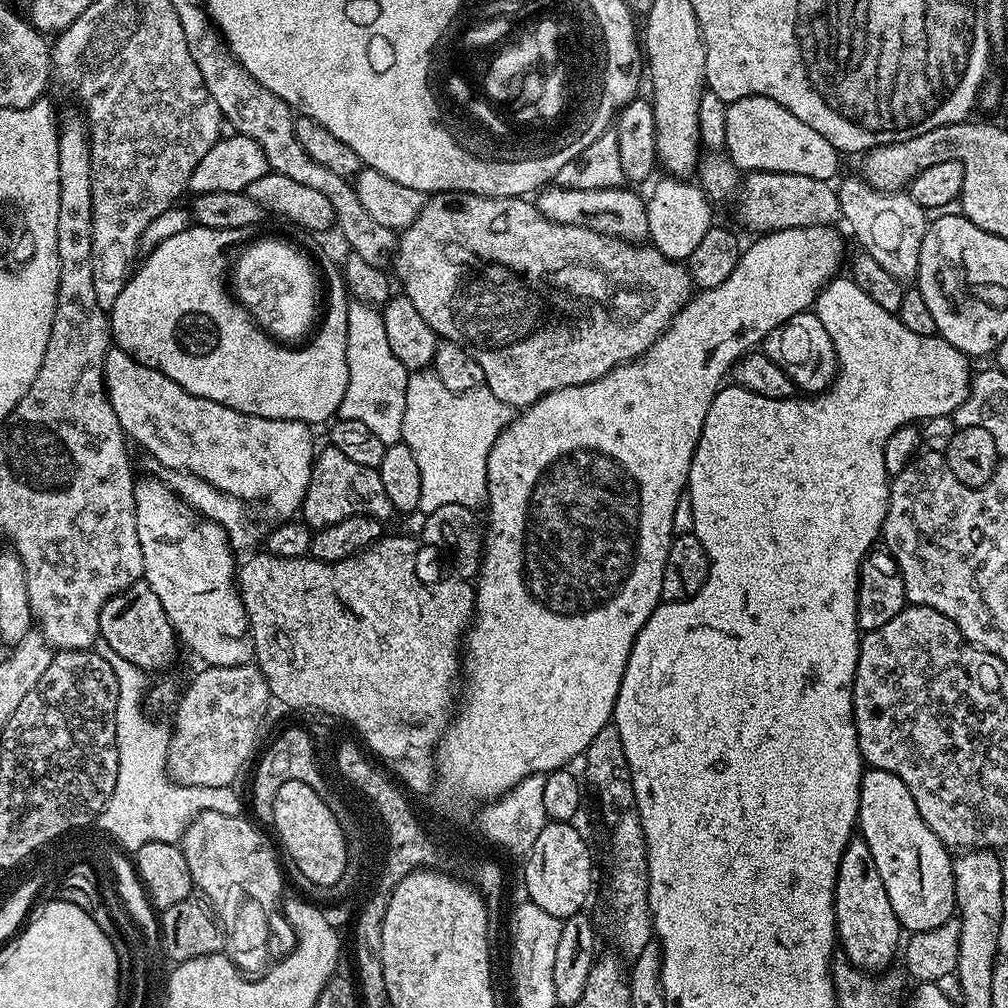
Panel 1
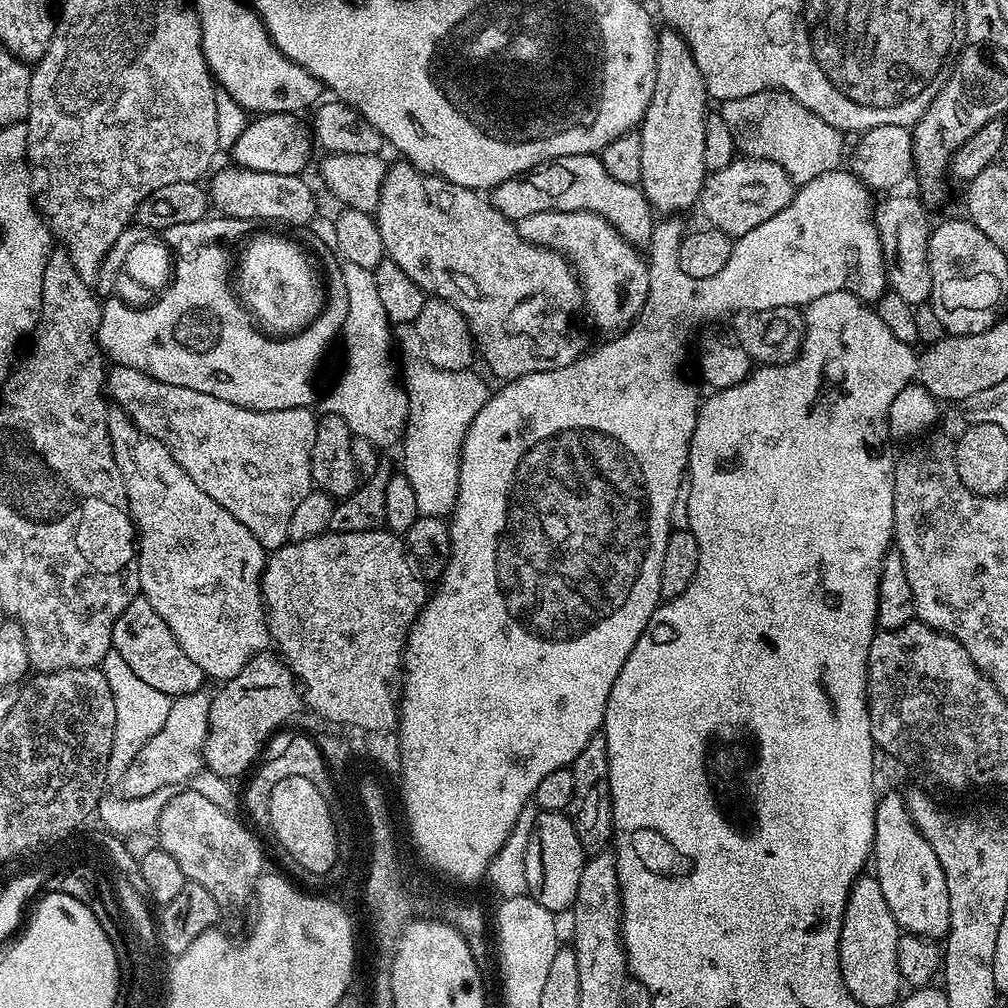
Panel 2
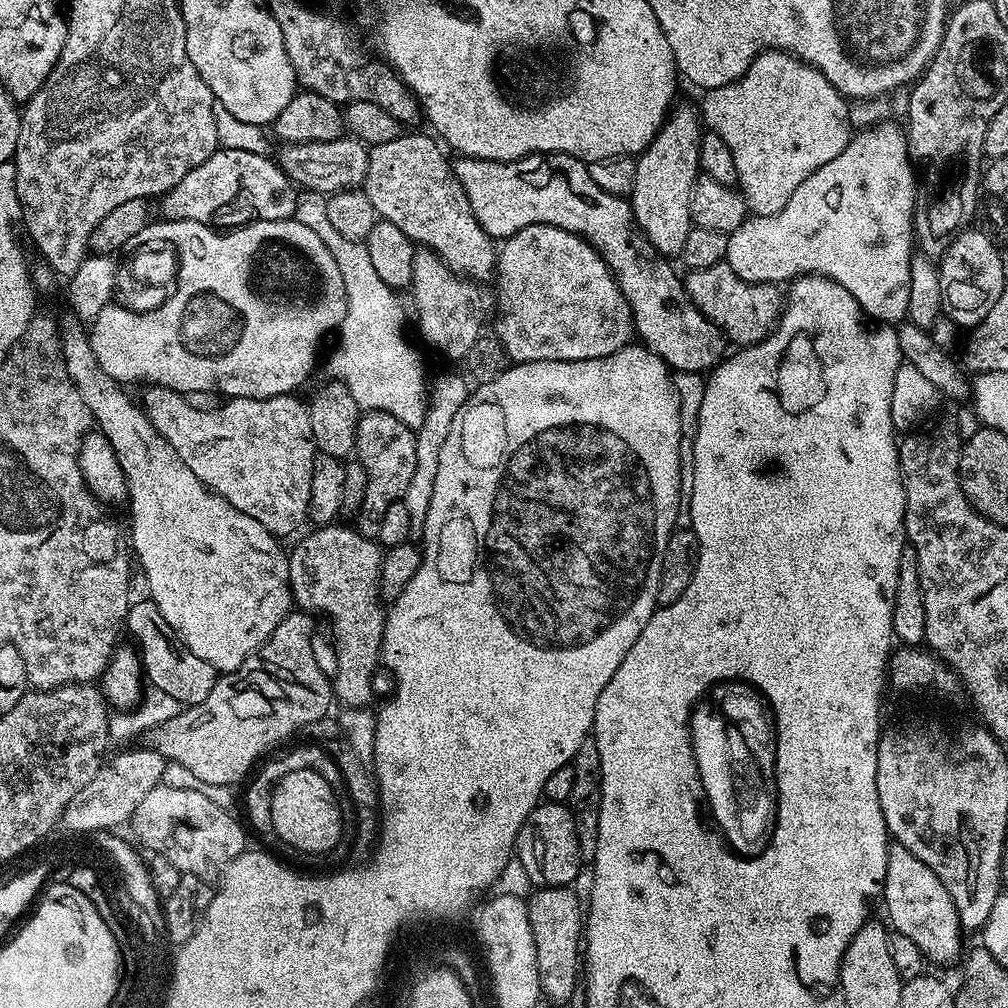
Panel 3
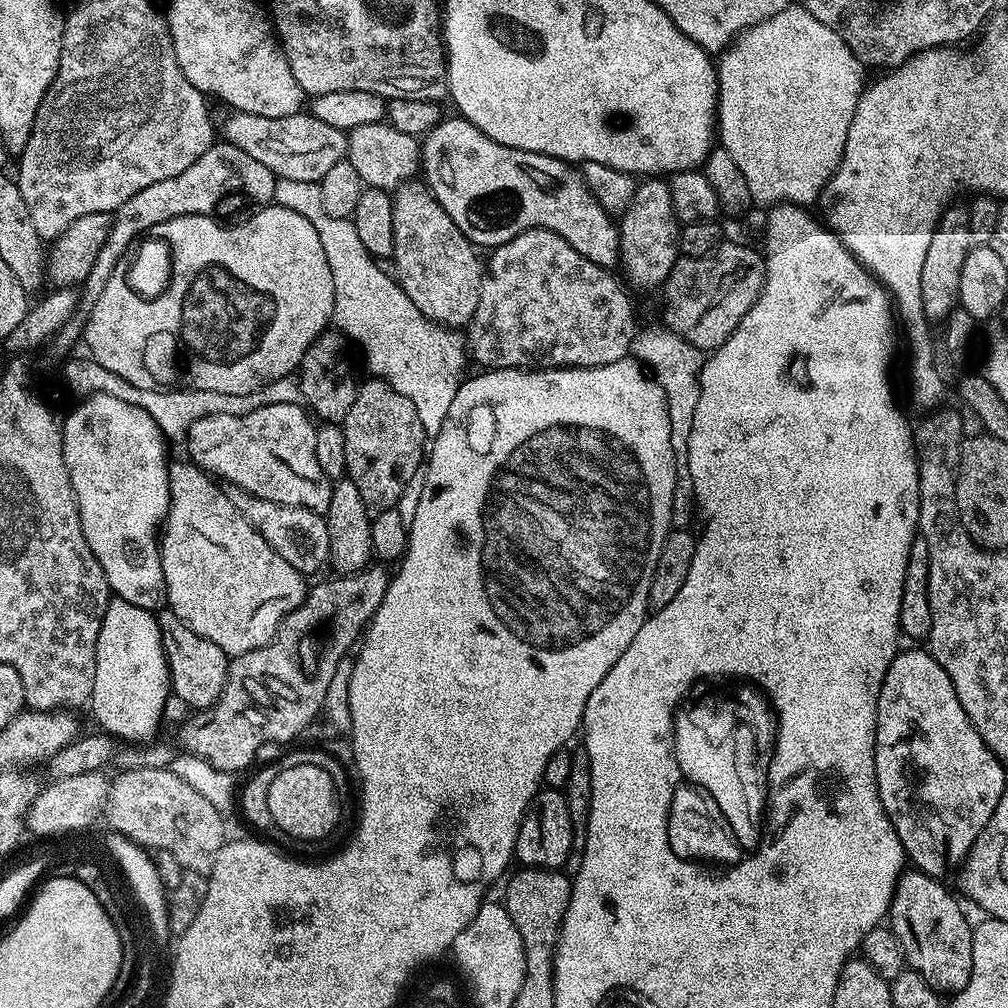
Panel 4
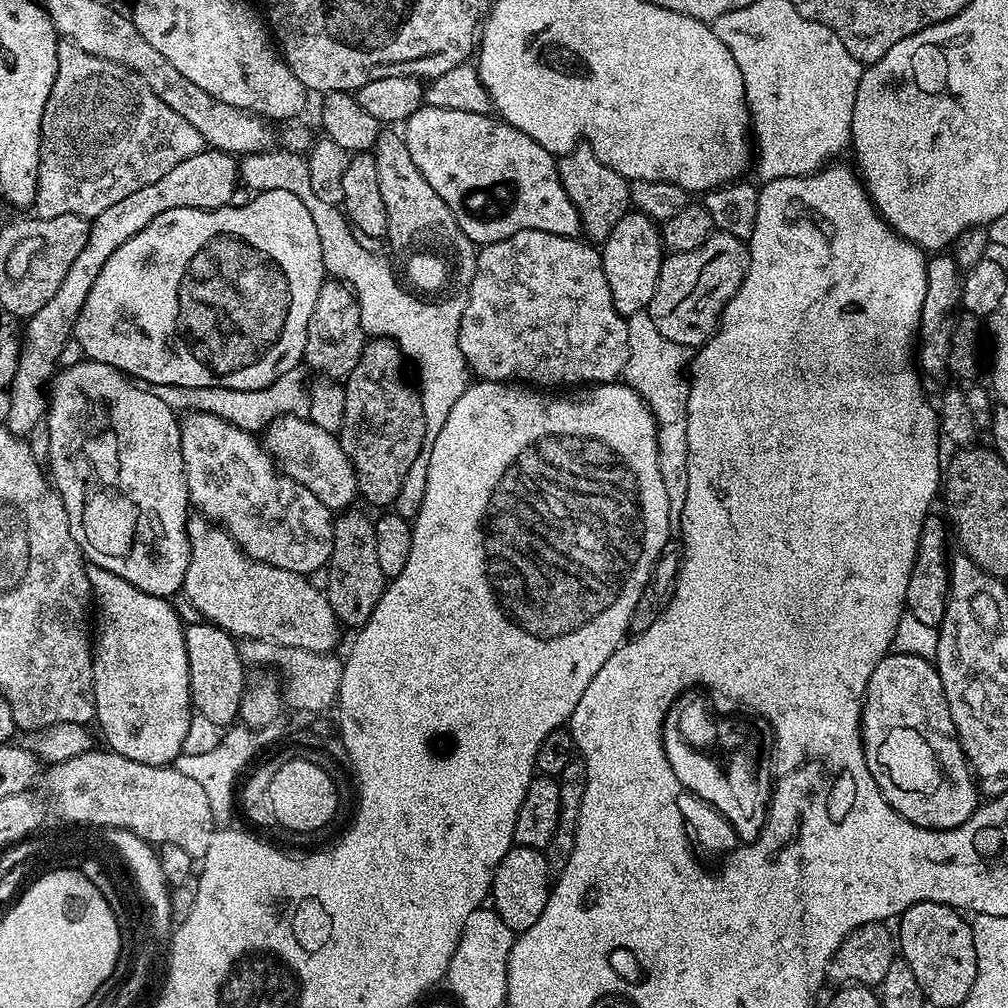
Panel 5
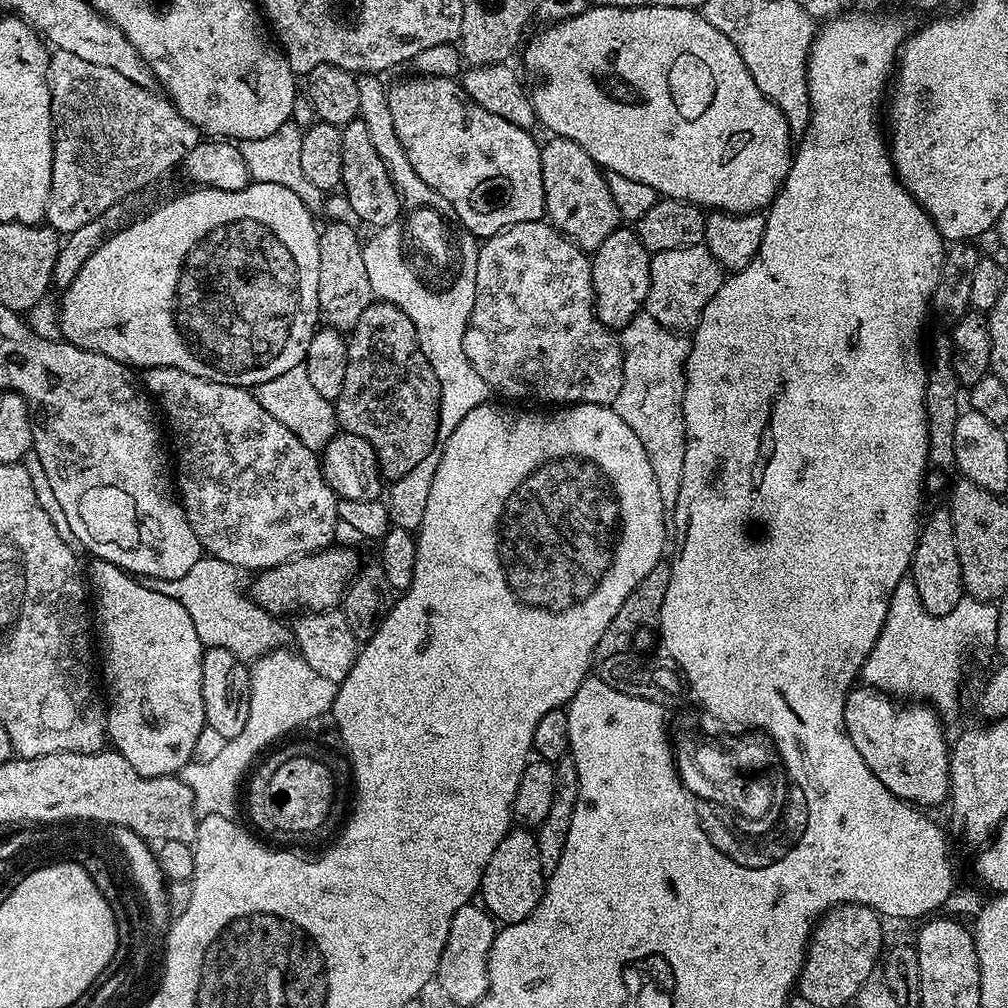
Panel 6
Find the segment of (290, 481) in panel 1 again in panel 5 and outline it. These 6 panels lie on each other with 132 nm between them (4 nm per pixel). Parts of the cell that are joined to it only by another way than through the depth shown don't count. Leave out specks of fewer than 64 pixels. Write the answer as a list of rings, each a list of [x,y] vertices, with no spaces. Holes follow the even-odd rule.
[[[280,416],[269,422],[266,435],[266,447],[271,453],[276,467],[283,475],[294,478],[318,502],[322,502],[330,510],[344,510],[358,500],[356,471],[342,450],[337,433],[322,430],[322,426],[314,426],[314,422],[302,416]]]

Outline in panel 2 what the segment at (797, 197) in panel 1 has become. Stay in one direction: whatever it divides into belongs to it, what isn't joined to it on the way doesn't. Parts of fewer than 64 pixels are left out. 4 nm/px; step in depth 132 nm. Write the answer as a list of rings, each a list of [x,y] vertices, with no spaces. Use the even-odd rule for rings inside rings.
[[[737,158],[730,162],[730,166],[705,175],[698,209],[711,227],[722,230],[722,234],[738,238],[742,234],[750,234],[754,226],[762,226],[762,222],[786,210],[796,189],[797,185],[793,184],[786,170],[782,170],[782,166],[776,162]]]

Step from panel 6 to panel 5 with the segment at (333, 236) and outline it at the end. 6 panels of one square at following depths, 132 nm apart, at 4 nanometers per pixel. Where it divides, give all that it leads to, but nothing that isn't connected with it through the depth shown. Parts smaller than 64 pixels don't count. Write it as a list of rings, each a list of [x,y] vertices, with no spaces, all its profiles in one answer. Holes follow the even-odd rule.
[[[325,279],[322,290],[318,290],[318,302],[314,302],[314,314],[310,314],[303,363],[313,373],[343,381],[352,373],[354,366],[358,366],[365,343],[360,307],[352,289],[343,280]]]

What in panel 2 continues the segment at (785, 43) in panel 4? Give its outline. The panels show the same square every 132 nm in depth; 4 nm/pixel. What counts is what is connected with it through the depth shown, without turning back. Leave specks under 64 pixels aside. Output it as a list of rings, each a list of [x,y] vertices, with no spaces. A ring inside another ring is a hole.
[[[773,90],[771,92],[750,94],[746,98],[725,100],[719,105],[718,115],[724,119],[726,126],[730,126],[730,130],[736,139],[737,149],[745,157],[753,160],[776,162],[778,166],[782,166],[782,170],[786,170],[786,174],[792,179],[793,184],[797,186],[810,182],[827,172],[835,172],[845,163],[845,133],[840,132],[826,122],[822,122],[822,118],[818,118],[818,114],[806,110],[806,106],[799,104],[788,92]]]

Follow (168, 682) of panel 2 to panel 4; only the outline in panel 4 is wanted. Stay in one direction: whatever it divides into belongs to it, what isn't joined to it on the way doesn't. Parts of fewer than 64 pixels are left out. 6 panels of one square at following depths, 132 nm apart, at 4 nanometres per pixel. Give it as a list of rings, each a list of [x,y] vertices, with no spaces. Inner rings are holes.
[[[160,610],[155,613],[158,630],[162,634],[162,646],[168,659],[168,678],[171,691],[182,702],[188,704],[189,709],[203,710],[214,703],[222,694],[224,684],[228,680],[228,666],[230,658],[221,648],[214,646],[206,638],[194,634],[178,614],[171,610]]]

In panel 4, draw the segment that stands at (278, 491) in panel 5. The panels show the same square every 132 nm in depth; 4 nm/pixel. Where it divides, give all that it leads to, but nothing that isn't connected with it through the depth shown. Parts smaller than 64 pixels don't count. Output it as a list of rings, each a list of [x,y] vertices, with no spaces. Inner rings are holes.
[[[247,494],[237,495],[235,501],[236,509],[246,517],[250,526],[254,526],[254,530],[258,530],[262,538],[270,542],[274,551],[282,554],[282,558],[286,558],[286,562],[294,566],[294,570],[309,574],[308,572],[316,572],[323,564],[329,563],[328,521],[321,513],[309,508],[295,508],[278,502],[270,502]]]

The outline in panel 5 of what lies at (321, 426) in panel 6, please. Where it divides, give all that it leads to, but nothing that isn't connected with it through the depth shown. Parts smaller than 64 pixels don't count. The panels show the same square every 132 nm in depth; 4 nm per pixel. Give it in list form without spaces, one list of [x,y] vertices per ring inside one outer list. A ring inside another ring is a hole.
[[[298,367],[294,370],[286,370],[286,374],[282,374],[282,378],[278,378],[270,386],[259,388],[258,390],[170,388],[167,389],[166,399],[171,408],[209,412],[226,422],[238,426],[242,430],[256,434],[259,433],[259,428],[260,431],[267,429],[269,422],[276,420],[280,416],[307,417],[308,407],[310,406],[309,387],[309,373],[303,367]]]

